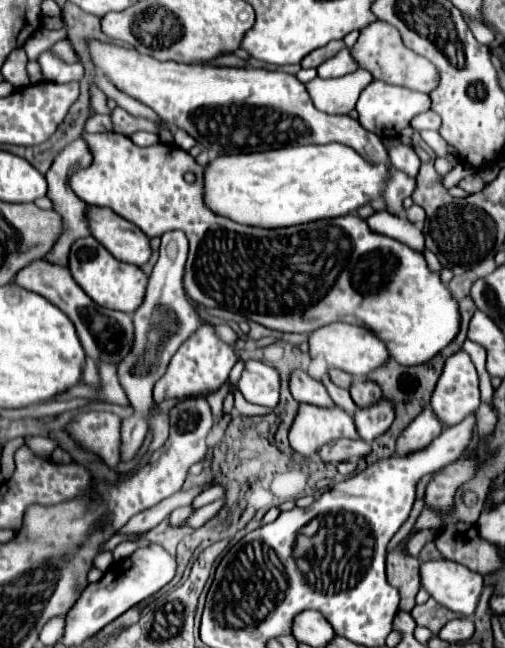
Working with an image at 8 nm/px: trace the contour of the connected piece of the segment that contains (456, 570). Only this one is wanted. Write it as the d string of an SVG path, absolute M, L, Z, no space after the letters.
M430 560L420 566L420 578L436 602L466 618L474 614L484 588L478 572L452 560Z

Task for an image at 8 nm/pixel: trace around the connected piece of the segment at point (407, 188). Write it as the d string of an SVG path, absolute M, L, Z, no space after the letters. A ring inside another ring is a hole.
M390 164L390 170L392 170L392 178L390 178L390 184L386 188L386 198L384 202L388 204L388 212L400 216L404 212L402 208L402 200L412 196L412 192L416 190L416 180L406 176L404 172L396 170L392 164Z

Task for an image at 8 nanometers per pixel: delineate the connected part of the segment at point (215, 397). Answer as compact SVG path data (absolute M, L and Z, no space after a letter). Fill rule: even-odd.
M222 384L222 386L220 386L220 390L218 390L216 394L210 394L210 396L206 398L206 400L208 400L208 404L212 406L212 412L216 414L216 418L220 418L224 396L228 396L228 388L226 388L226 384Z

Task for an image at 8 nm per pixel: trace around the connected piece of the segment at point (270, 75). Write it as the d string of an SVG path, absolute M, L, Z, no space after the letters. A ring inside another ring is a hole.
M92 42L90 52L98 70L102 70L104 76L108 76L118 90L150 106L162 120L166 120L168 124L174 124L180 130L186 130L202 148L212 150L218 156L264 152L264 150L276 150L282 146L340 142L354 148L360 156L364 156L370 162L390 164L386 148L382 146L382 140L374 132L364 130L362 124L350 116L340 116L340 114L332 116L316 110L306 86L292 74L254 70L254 68L216 68L216 66L202 66L202 64L180 64L172 60L160 62L148 54L140 54L134 48L128 50L128 48L120 48L104 42Z

